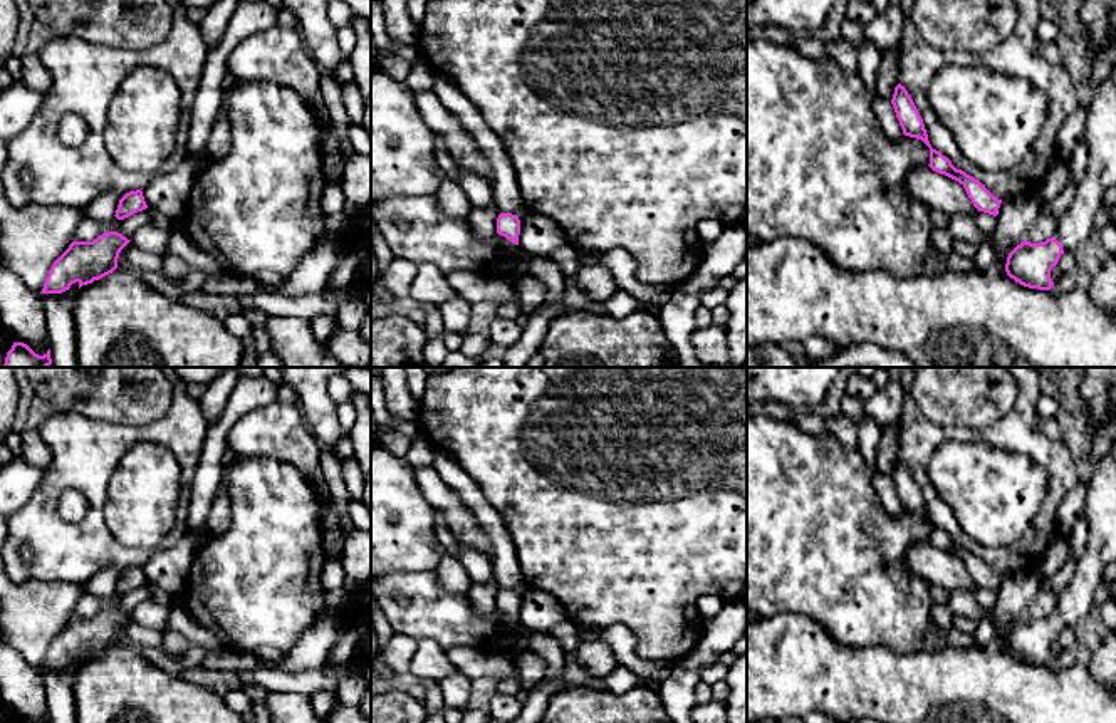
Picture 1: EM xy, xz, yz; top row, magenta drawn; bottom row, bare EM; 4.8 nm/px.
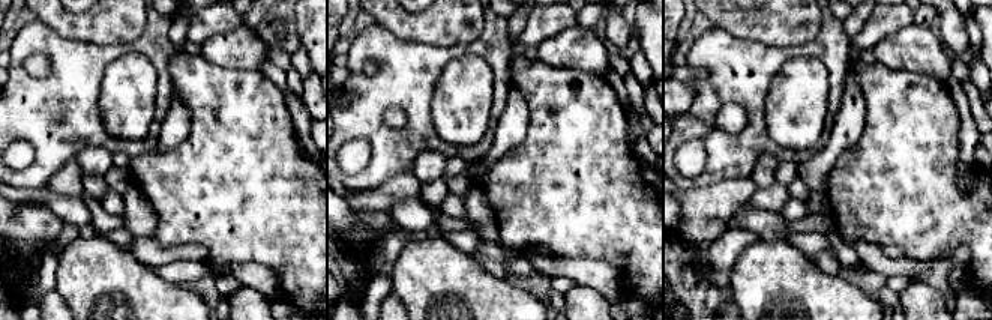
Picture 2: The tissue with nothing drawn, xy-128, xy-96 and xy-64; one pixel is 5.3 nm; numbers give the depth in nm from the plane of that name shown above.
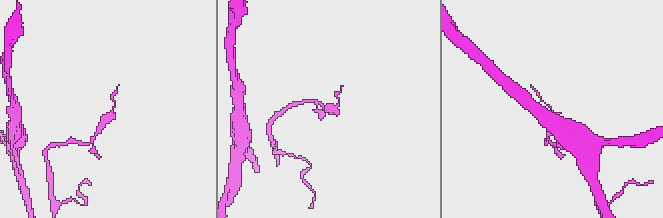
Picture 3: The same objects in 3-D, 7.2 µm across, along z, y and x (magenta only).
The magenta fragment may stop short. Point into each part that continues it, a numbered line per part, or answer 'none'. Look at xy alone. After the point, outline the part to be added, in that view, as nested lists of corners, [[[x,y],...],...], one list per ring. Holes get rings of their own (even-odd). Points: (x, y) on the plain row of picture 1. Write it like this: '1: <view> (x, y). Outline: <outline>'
none

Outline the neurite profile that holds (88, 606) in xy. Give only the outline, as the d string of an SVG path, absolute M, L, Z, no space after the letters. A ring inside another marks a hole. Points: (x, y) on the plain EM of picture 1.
M146 585L138 587L124 596L117 596L112 592L111 596L99 597L84 594L74 609L74 617L92 617L102 609L117 607L128 616L143 602L151 599L149 590Z

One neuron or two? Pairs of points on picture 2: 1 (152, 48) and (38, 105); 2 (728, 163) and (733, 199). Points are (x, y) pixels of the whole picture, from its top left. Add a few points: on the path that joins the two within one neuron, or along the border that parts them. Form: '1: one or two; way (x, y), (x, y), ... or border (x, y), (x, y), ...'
1: one; way (123, 48), (96, 57), (66, 87)
2: two; border (749, 176), (736, 176), (695, 187)

